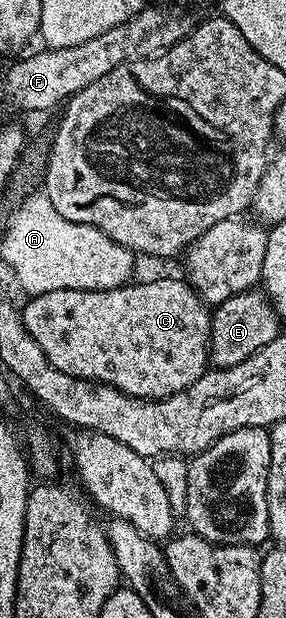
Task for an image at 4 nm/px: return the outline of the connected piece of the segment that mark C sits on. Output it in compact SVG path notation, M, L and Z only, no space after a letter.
M157 277L138 285L126 283L119 289L60 289L28 298L23 305L25 330L59 371L88 381L114 385L132 397L158 401L191 387L207 371L211 309L188 280Z

